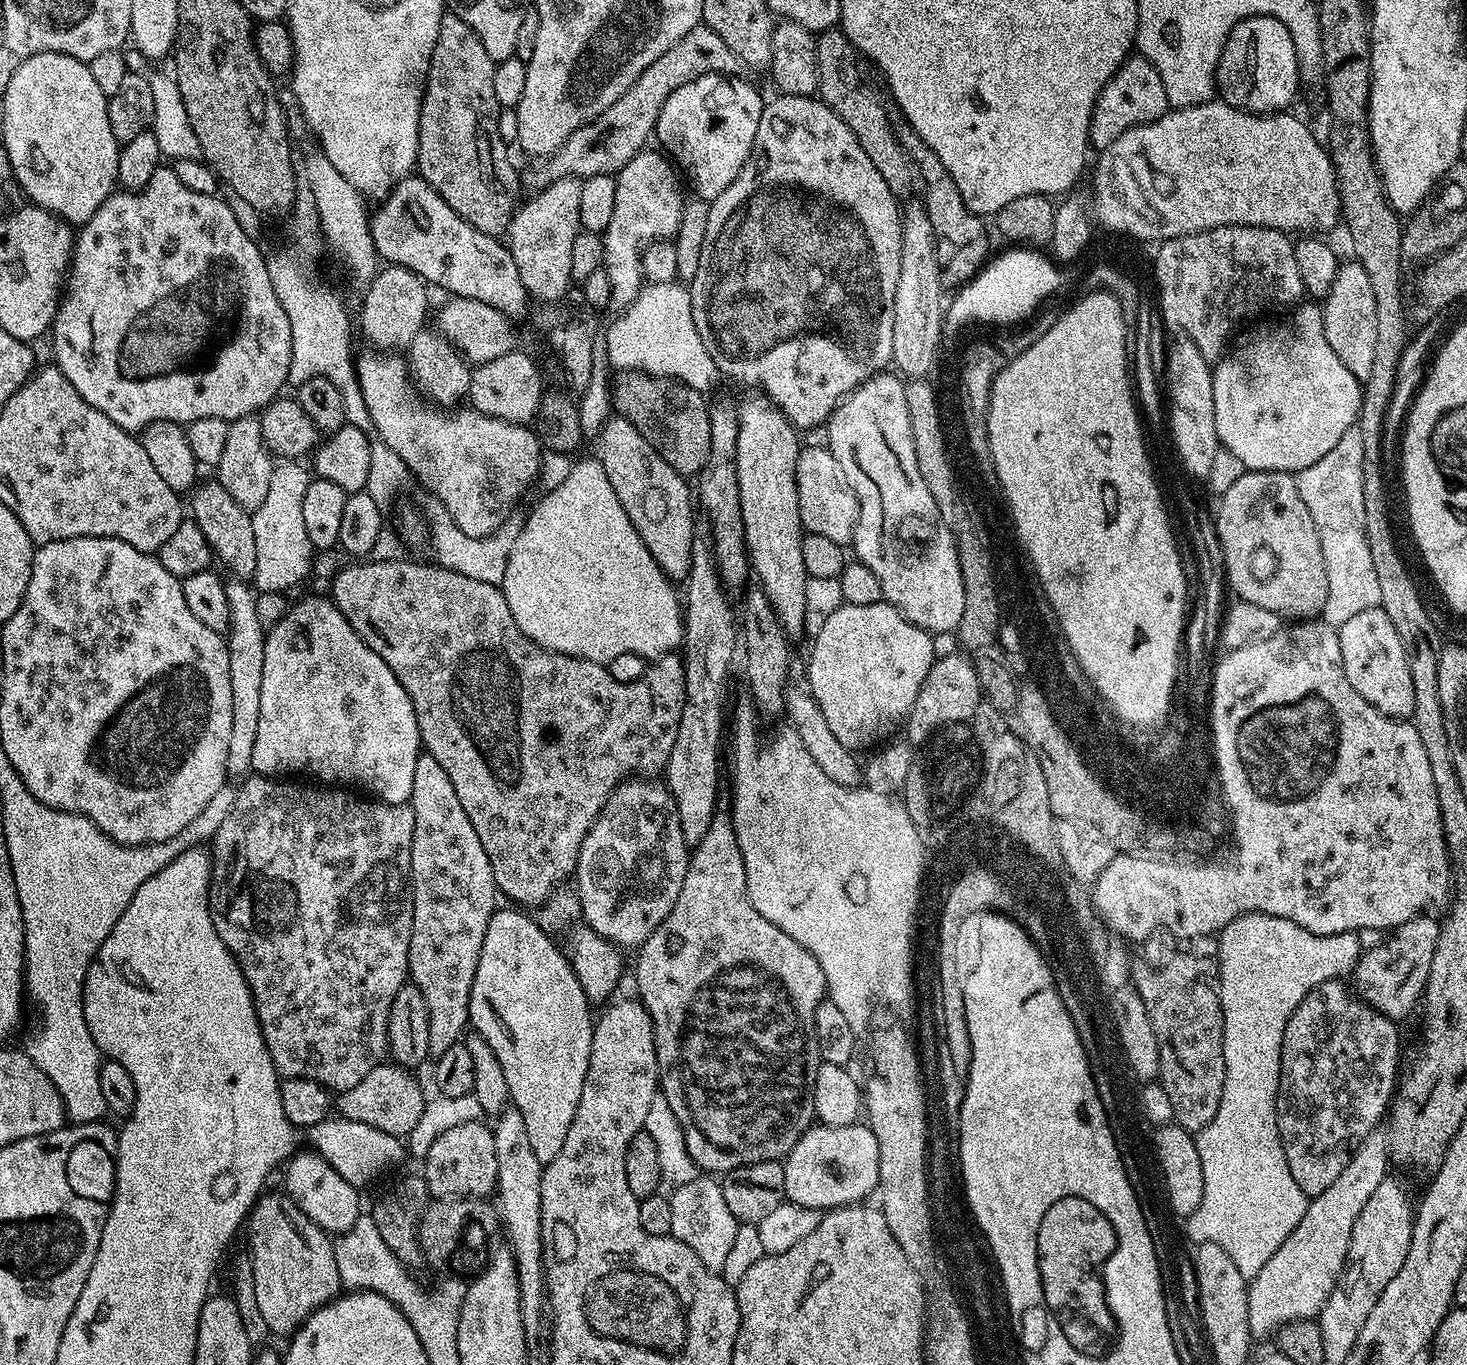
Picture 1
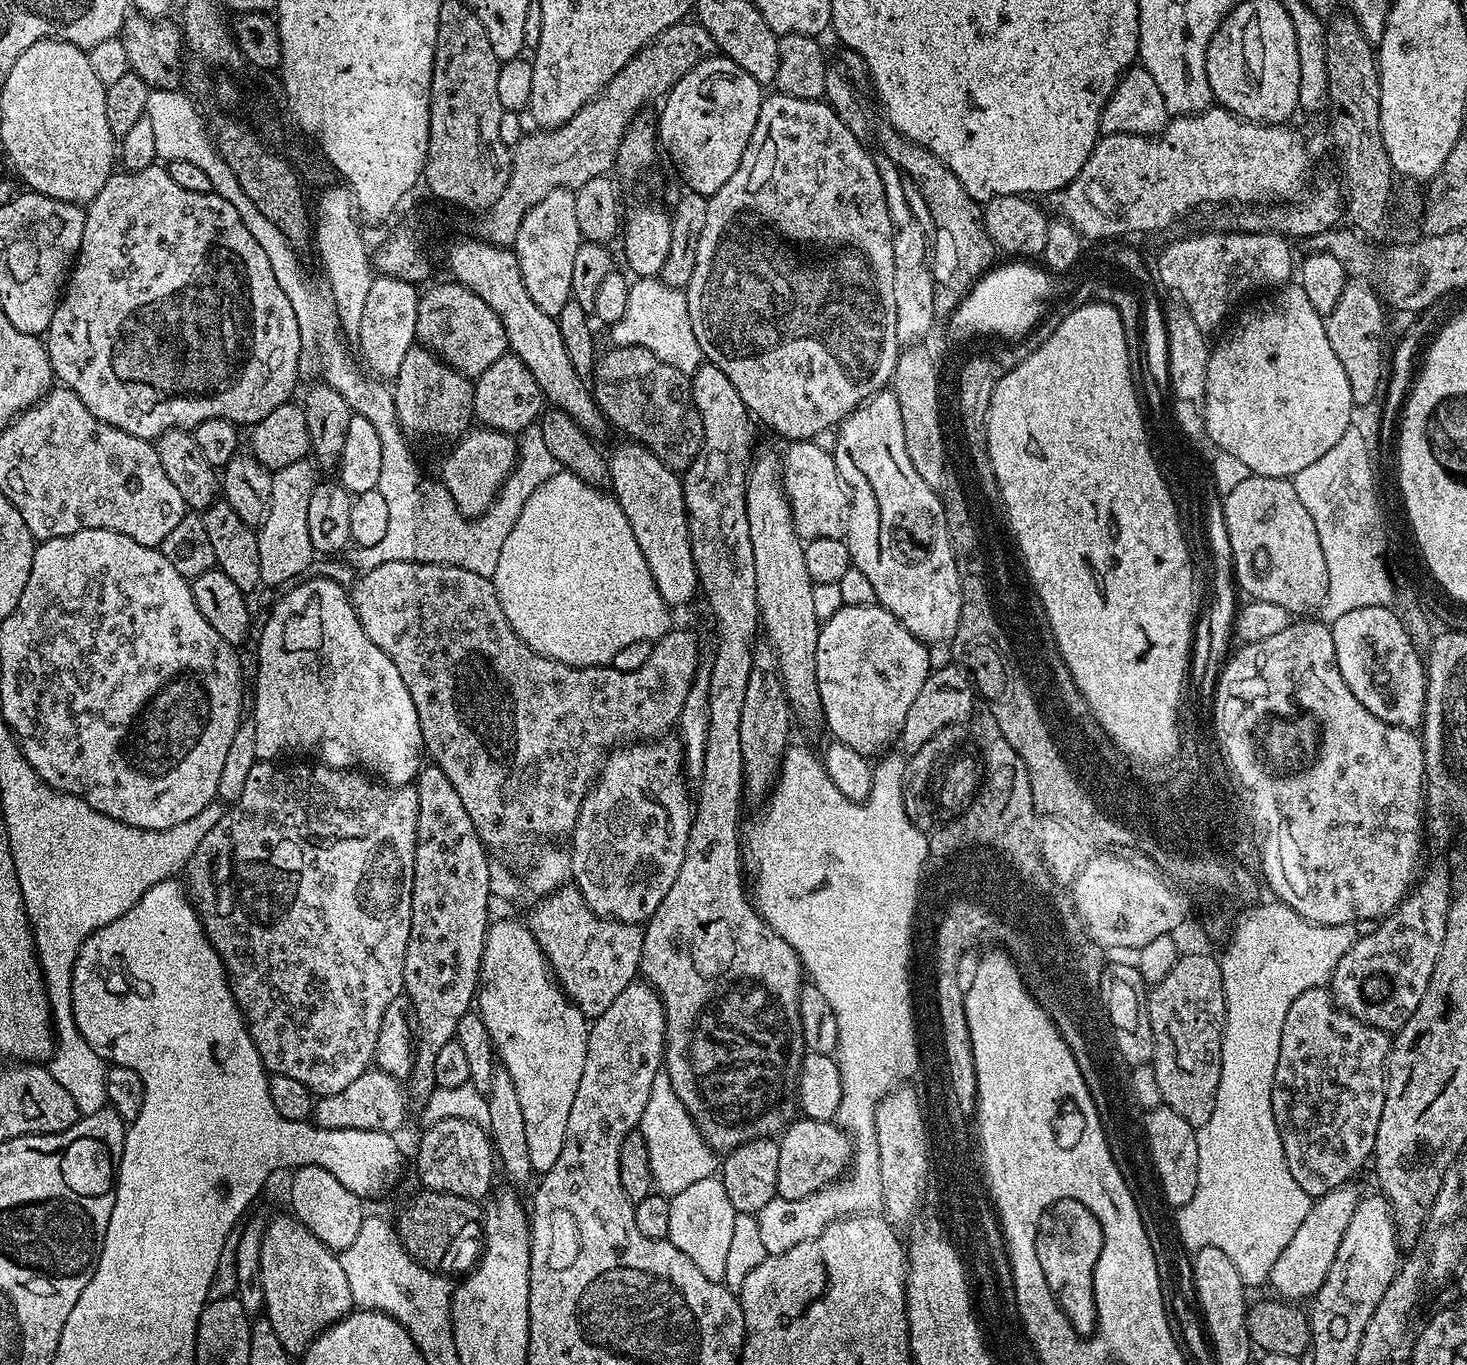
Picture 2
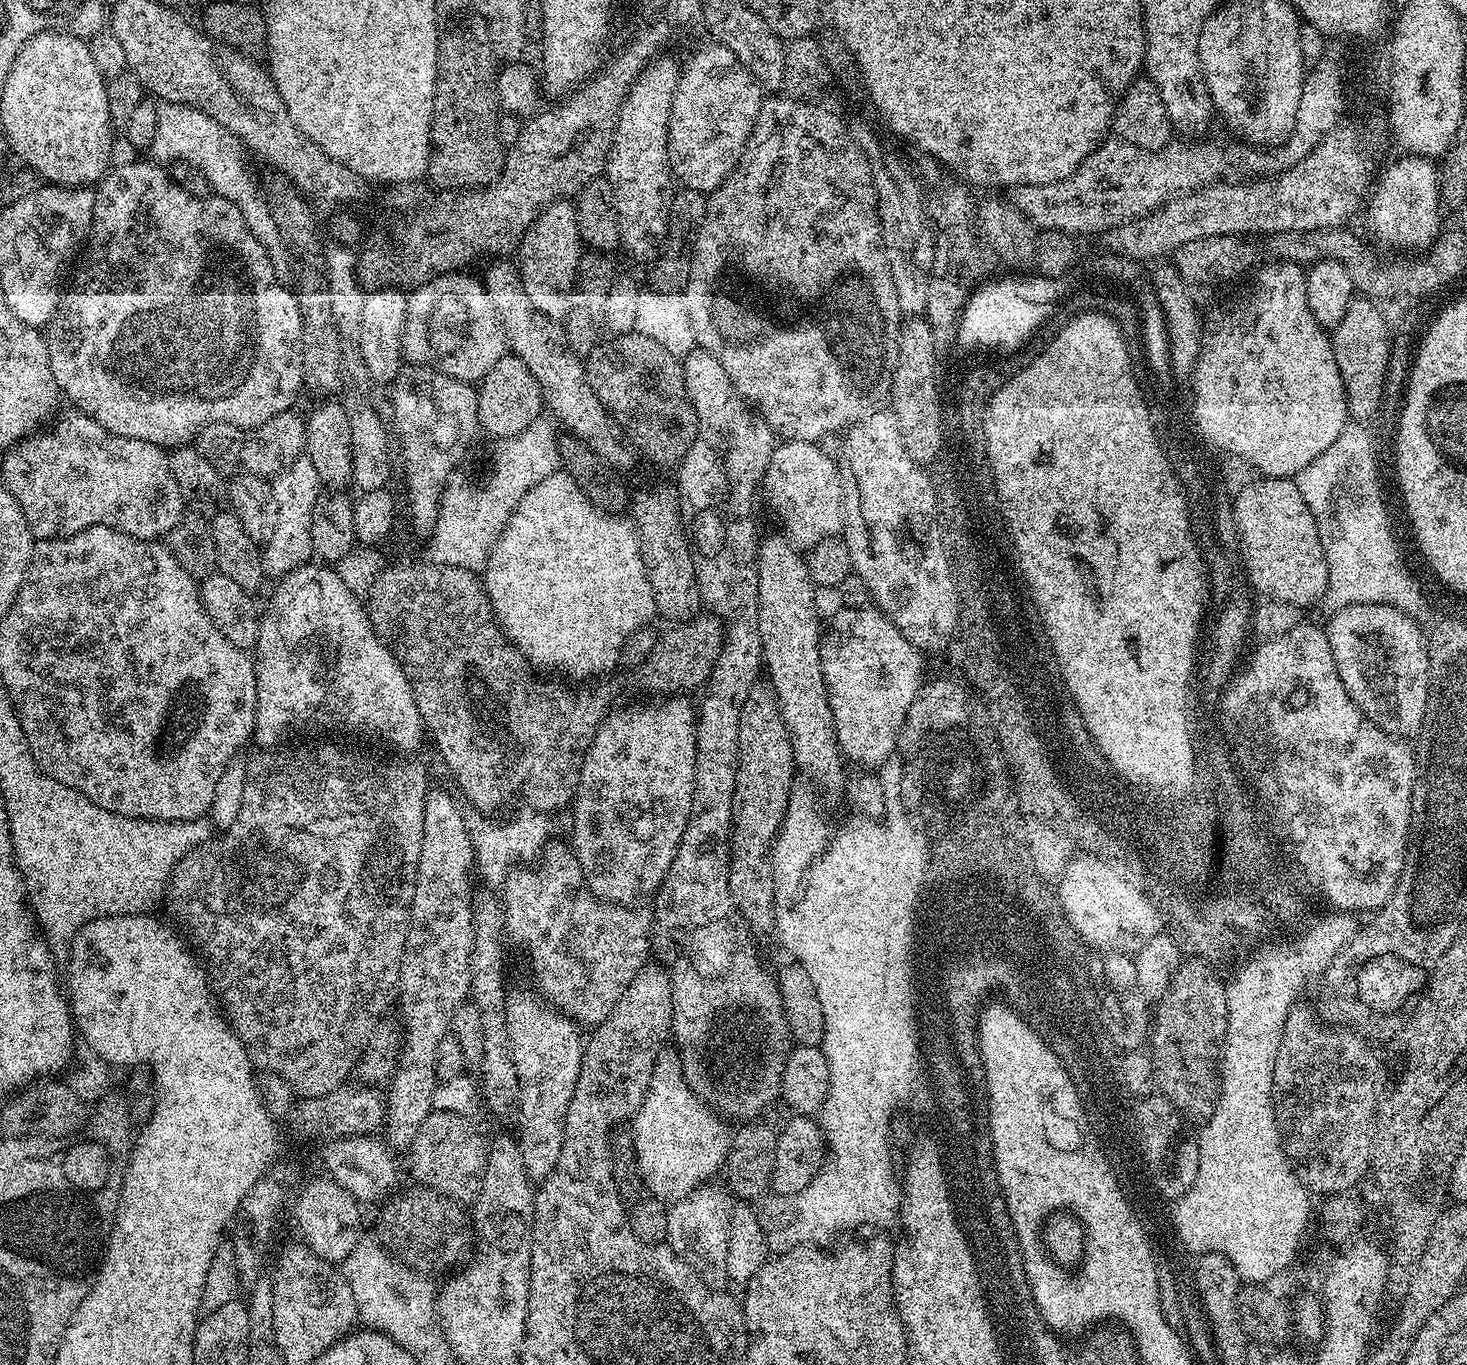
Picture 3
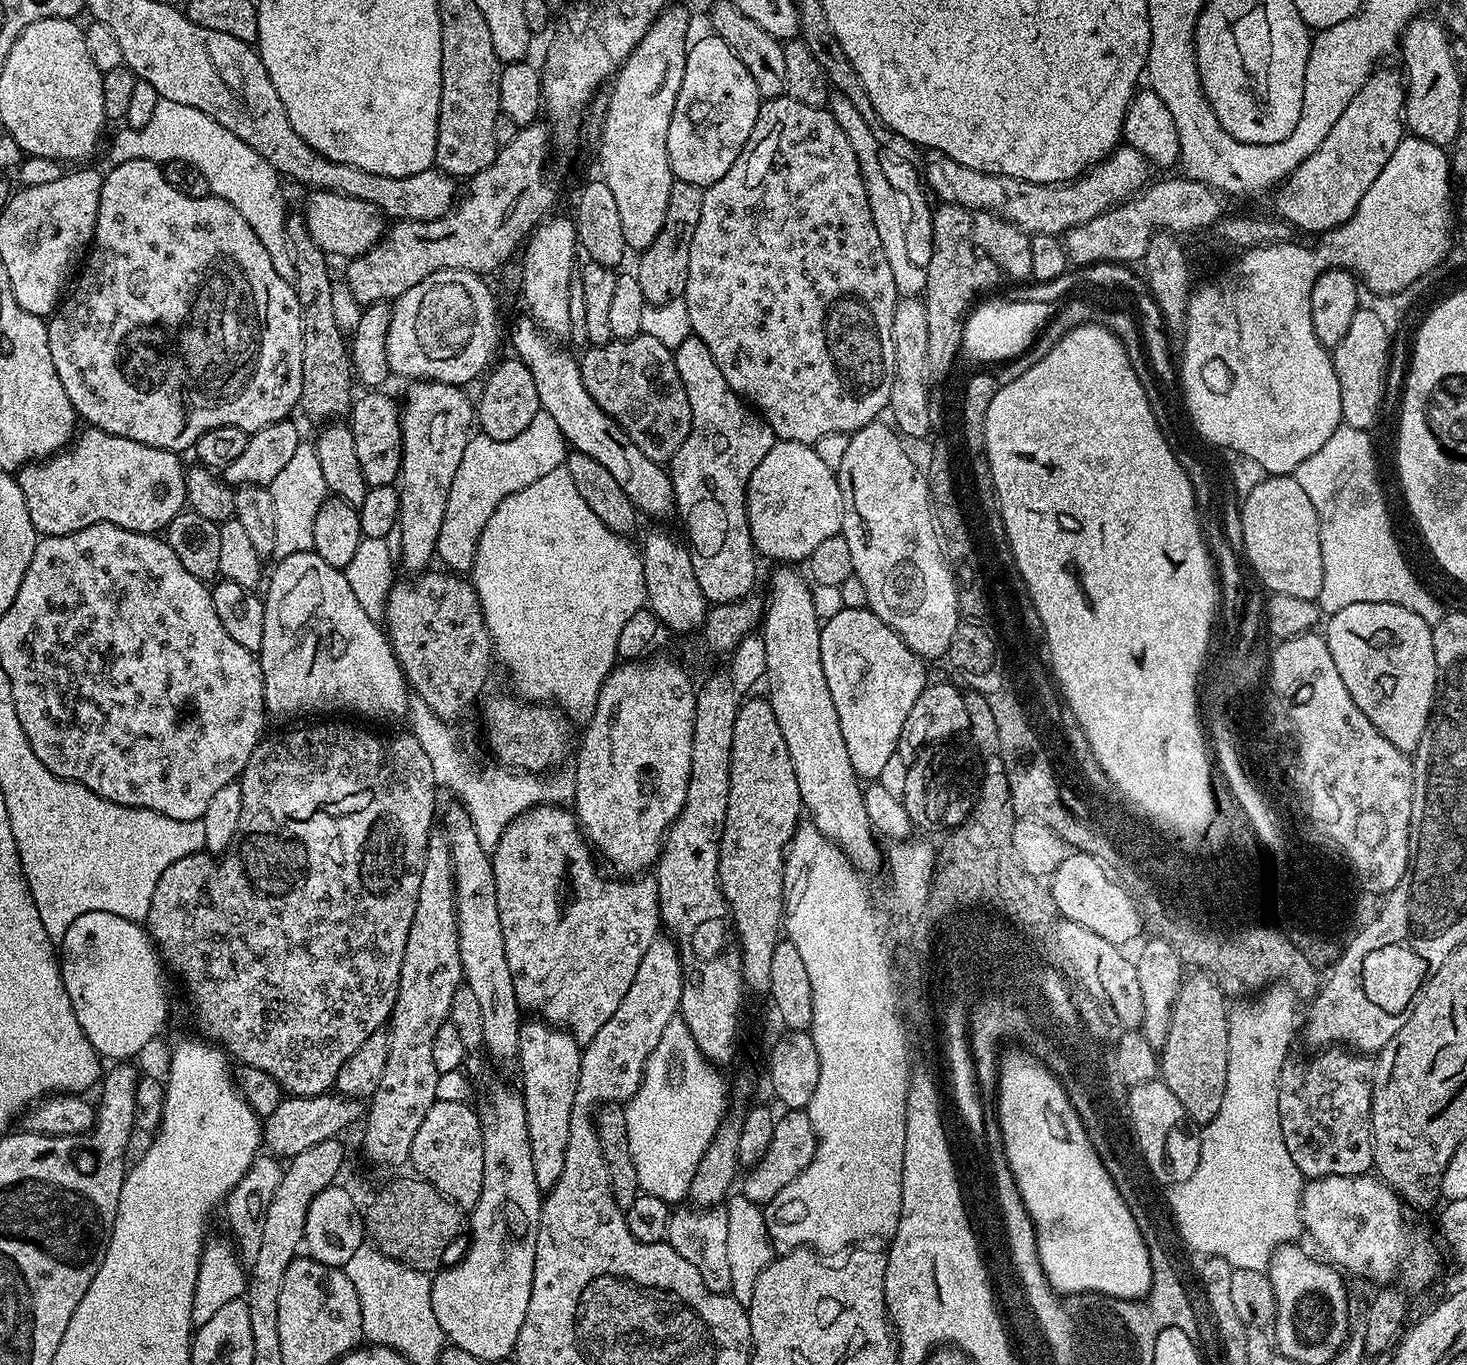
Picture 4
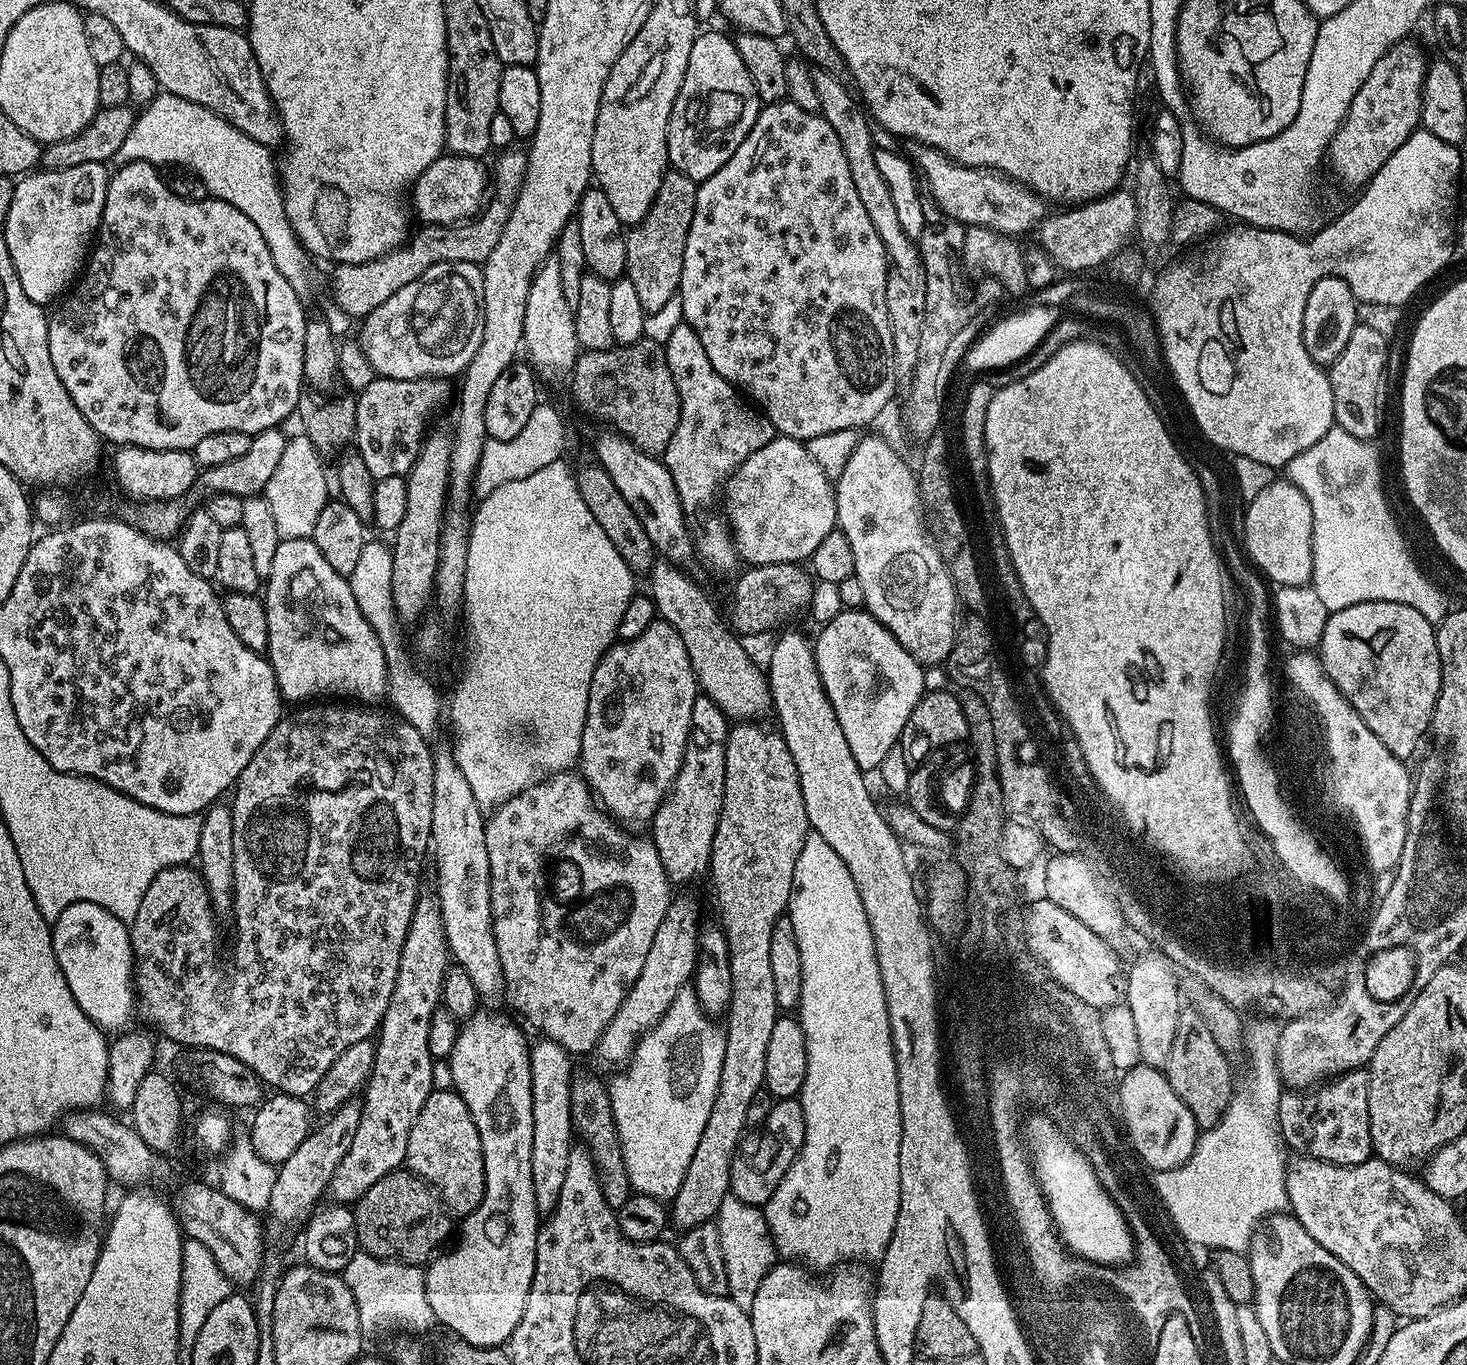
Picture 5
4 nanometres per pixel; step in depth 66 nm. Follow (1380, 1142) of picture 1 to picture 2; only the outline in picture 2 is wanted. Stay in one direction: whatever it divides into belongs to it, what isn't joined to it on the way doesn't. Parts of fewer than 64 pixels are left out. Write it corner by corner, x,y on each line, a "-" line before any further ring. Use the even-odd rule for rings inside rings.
1349,1182
1330,1190
1325,1196
1313,1199
1312,1209
1302,1218
1302,1226
1294,1238
1290,1238
1290,1246
1278,1254
1278,1262
1274,1262
1274,1270
1270,1277
1271,1287
1276,1287
1275,1295
1288,1302
1300,1302
1303,1296
1315,1297
1316,1291
1326,1282
1334,1256
1338,1254
1338,1246
1342,1246
1342,1236
1346,1234
1346,1226
1350,1226
1350,1218
1354,1215
1354,1206
1362,1198
1362,1192

